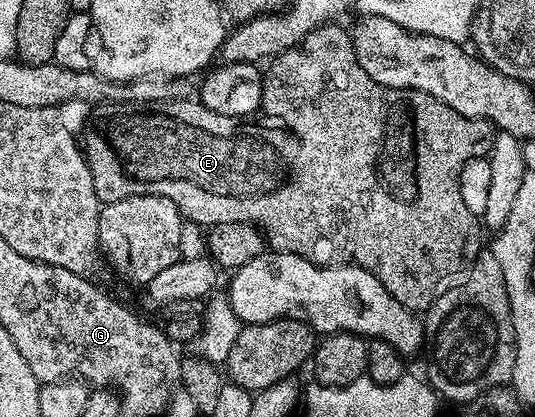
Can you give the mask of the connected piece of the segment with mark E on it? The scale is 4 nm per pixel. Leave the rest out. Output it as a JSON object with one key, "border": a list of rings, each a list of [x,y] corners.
{"border":[[[336,22],[323,24],[306,34],[302,42],[298,42],[293,48],[287,48],[269,63],[272,65],[264,72],[262,102],[255,118],[214,114],[214,110],[210,110],[196,98],[156,100],[152,104],[101,103],[89,115],[88,123],[82,131],[84,160],[90,166],[90,174],[94,178],[96,197],[104,204],[131,196],[161,196],[174,202],[174,206],[188,222],[197,220],[204,226],[234,222],[255,225],[263,233],[271,251],[289,252],[317,266],[353,263],[357,268],[364,268],[376,275],[386,286],[386,290],[390,290],[390,294],[398,298],[398,302],[402,302],[402,306],[420,314],[433,307],[438,297],[448,291],[453,281],[467,273],[477,254],[482,251],[481,217],[473,214],[467,209],[466,202],[462,202],[462,166],[466,166],[466,162],[470,162],[470,158],[475,156],[487,157],[492,151],[492,140],[498,129],[488,120],[466,118],[466,114],[458,114],[458,110],[452,110],[450,106],[446,106],[446,102],[422,90],[387,88],[374,82],[374,78],[370,78],[370,74],[366,74],[366,70],[362,70],[362,66],[356,61],[356,51],[352,49],[349,29],[339,26]]]}

